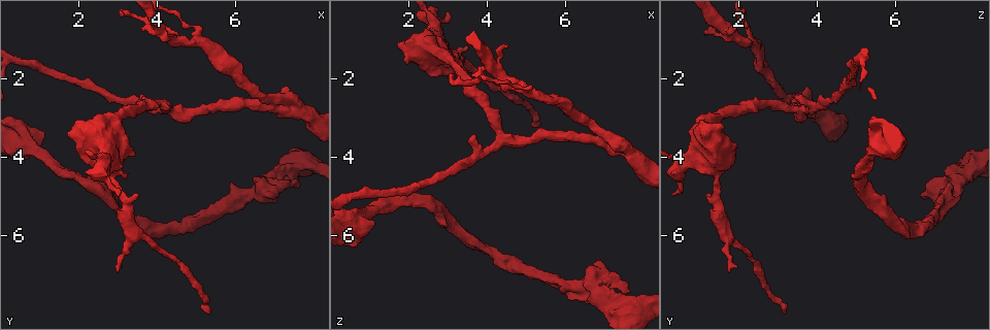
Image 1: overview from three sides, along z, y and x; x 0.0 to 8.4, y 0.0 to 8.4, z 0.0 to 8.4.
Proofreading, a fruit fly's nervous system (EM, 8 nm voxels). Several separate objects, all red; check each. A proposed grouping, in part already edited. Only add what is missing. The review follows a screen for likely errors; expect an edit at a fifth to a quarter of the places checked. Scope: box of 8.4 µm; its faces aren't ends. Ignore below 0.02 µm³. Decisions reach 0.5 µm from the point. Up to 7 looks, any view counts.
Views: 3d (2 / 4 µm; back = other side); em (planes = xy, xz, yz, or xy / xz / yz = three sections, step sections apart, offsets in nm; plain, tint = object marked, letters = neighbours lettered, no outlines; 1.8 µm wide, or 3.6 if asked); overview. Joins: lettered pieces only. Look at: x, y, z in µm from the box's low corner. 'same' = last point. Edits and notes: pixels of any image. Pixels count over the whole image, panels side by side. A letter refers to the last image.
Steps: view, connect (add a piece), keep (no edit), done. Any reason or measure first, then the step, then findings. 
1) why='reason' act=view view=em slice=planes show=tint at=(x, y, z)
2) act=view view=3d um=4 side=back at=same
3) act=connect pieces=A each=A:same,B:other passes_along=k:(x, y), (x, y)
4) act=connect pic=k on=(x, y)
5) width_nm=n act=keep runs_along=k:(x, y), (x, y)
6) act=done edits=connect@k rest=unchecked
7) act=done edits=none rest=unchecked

why='branch point' act=view view=3d um=4 at=(4.05, 0.80, 1.75)

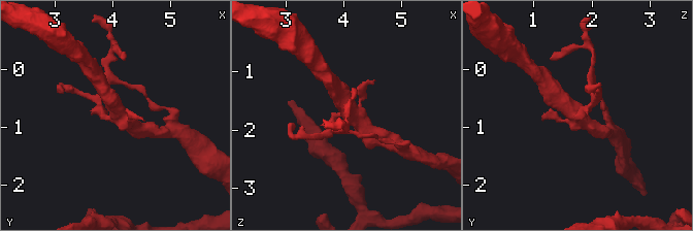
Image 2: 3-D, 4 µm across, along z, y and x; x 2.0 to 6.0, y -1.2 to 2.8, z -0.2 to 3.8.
why='now the EM' act=view view=em slice=xy step=8 show=tint at=(4.05, 0.80, 1.75)

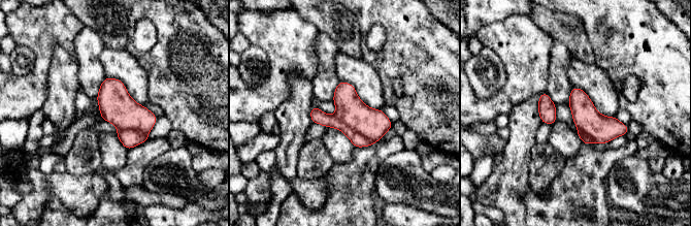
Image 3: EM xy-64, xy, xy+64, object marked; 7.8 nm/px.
act=view view=em slice=planes show=letters at=same

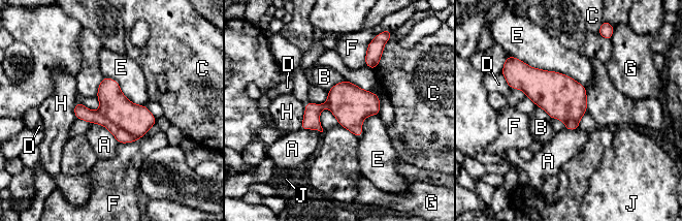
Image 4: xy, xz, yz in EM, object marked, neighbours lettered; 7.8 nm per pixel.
act=keep each=A:other,B:other,C:other,D:other,E:other,F:other,G:other,H:other,J:other border=4:(91, 122), (103, 125), (119, 143) found='none of them fits'

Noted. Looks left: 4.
why='arms run side by side' act=view view=3d um=4 at=(6.55, 2.65, 3.45)

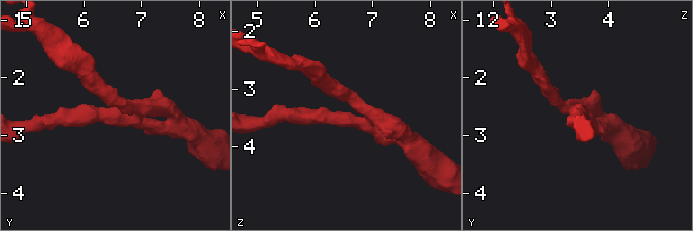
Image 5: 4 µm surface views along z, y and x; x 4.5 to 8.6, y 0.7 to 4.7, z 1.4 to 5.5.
arms=4 why='now the EM' act=view view=em slice=xy step=8 show=letters at=(6.65, 2.60, 3.50)

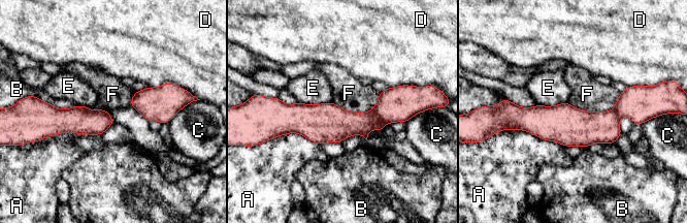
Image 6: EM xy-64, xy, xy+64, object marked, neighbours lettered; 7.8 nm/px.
act=view view=em slice=planes show=letters at=same

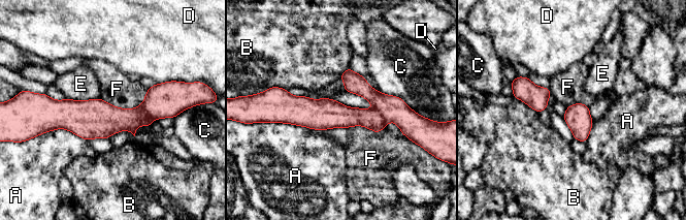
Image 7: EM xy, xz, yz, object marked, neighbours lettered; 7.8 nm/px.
act=keep each=A:other,B:other,C:other,D:other,E:other,F:other runs_along=7:(280, 105), (312, 114), (403, 116) found='no lettered piece goes on from it'

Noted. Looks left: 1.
act=done edits=none rest=unchecked

